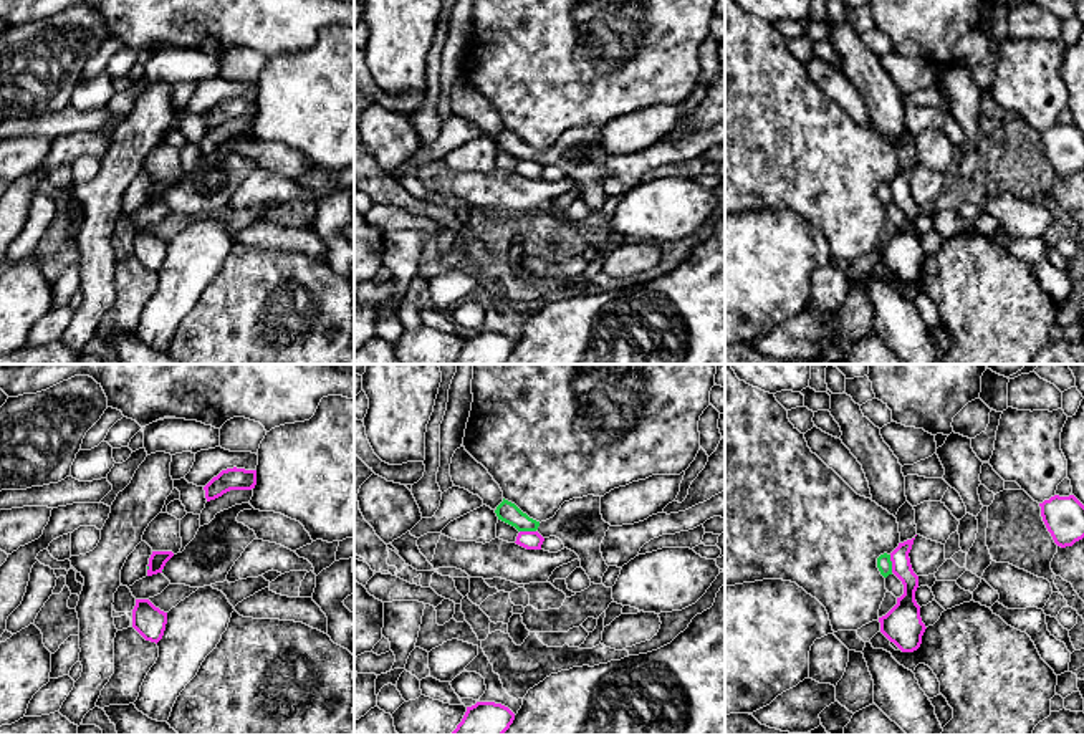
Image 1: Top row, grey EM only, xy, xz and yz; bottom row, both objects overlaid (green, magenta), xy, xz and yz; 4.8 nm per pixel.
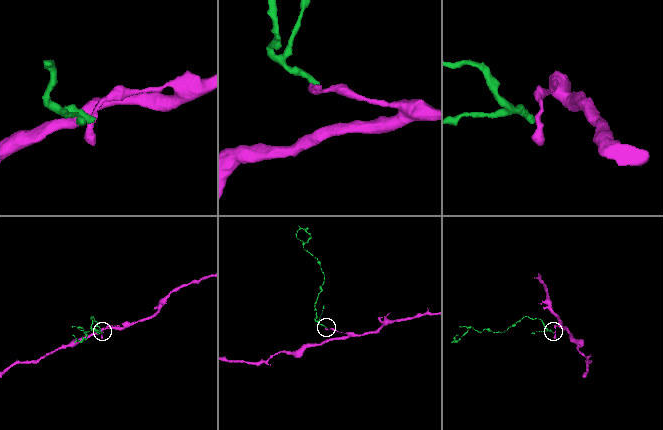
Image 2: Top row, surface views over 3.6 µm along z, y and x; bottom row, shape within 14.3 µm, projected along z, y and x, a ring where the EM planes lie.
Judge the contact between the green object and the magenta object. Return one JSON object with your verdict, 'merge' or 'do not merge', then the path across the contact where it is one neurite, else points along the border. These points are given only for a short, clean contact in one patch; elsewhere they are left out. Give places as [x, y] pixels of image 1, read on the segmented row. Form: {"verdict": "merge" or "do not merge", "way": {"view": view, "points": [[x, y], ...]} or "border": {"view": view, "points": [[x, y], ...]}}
{"verdict": "do not merge", "border": {"view": "yz", "points": [[889, 555], [892, 571]]}}

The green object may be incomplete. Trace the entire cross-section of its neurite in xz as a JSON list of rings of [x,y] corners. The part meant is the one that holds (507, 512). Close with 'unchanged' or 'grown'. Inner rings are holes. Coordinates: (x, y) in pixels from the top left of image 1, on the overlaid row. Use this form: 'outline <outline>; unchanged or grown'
outline [[[588,495],[564,502],[553,518],[541,523],[505,498],[495,513],[498,520],[515,526],[518,531],[538,531],[543,538],[559,538],[564,548],[579,556],[581,568],[591,583],[602,583],[609,566],[602,558],[601,543],[611,525],[602,520],[601,497]]]; grown

